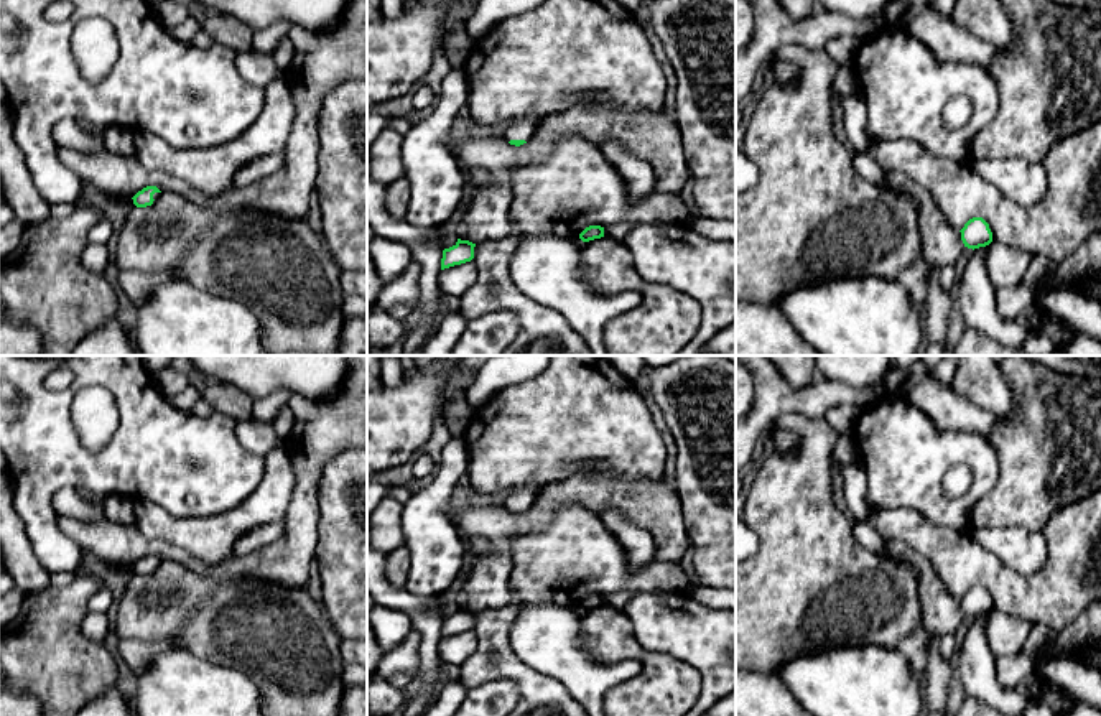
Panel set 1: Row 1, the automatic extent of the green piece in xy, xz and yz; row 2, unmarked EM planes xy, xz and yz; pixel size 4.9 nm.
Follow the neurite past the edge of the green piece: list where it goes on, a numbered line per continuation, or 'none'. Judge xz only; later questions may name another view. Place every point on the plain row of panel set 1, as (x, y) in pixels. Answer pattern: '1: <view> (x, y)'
1: xz (524, 497)

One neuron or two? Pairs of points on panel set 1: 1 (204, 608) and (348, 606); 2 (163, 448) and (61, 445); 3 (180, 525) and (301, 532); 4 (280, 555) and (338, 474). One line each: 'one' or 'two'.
1: two
2: one
3: two
4: two

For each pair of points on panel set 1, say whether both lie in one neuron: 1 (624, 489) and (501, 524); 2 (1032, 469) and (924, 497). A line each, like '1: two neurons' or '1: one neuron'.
1: one neuron
2: two neurons

